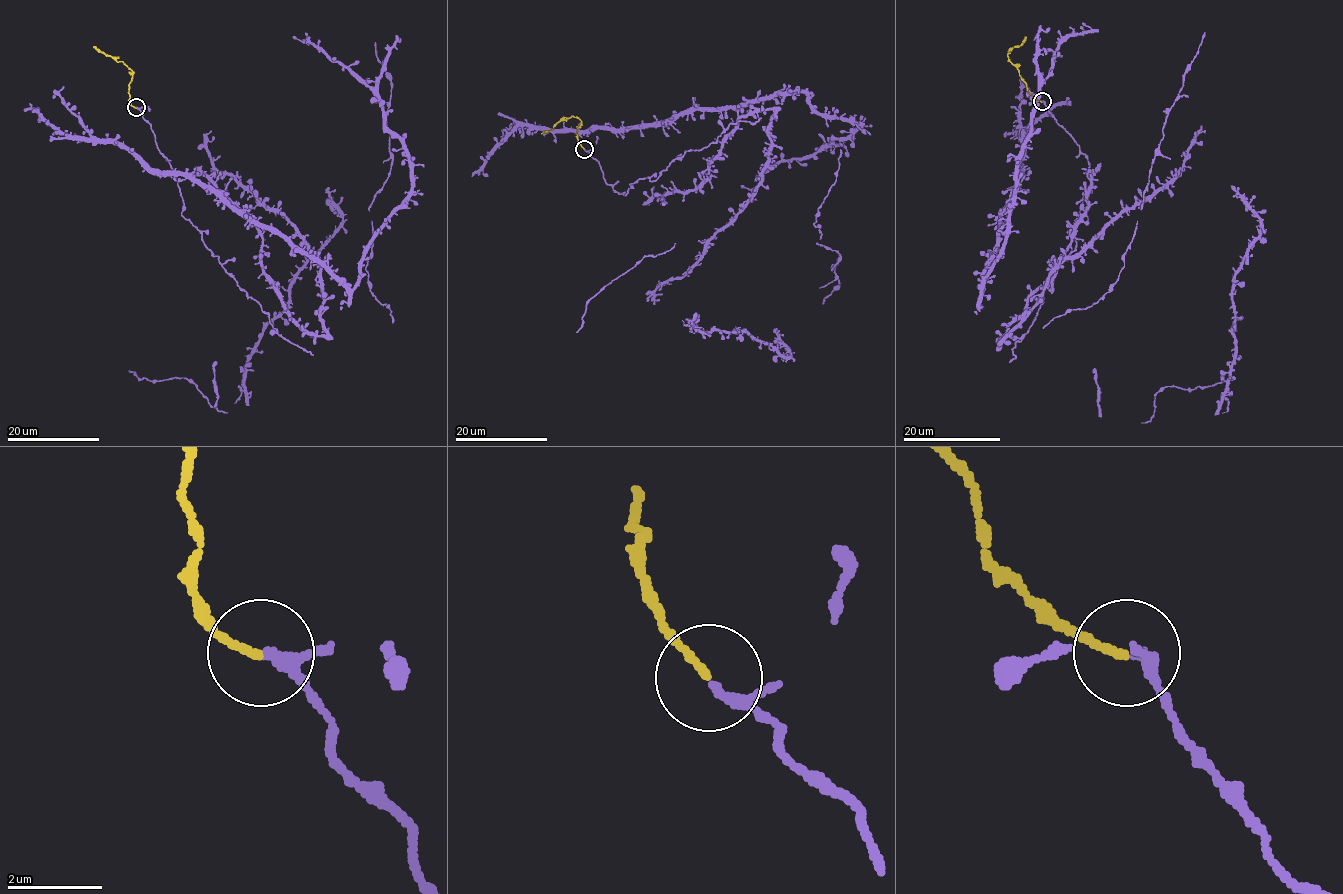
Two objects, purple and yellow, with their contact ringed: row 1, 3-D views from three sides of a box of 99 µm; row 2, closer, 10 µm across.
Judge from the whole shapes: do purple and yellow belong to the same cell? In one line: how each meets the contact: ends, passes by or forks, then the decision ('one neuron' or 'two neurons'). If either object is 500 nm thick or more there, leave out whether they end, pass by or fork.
purple passes by; yellow ends; one neuron

